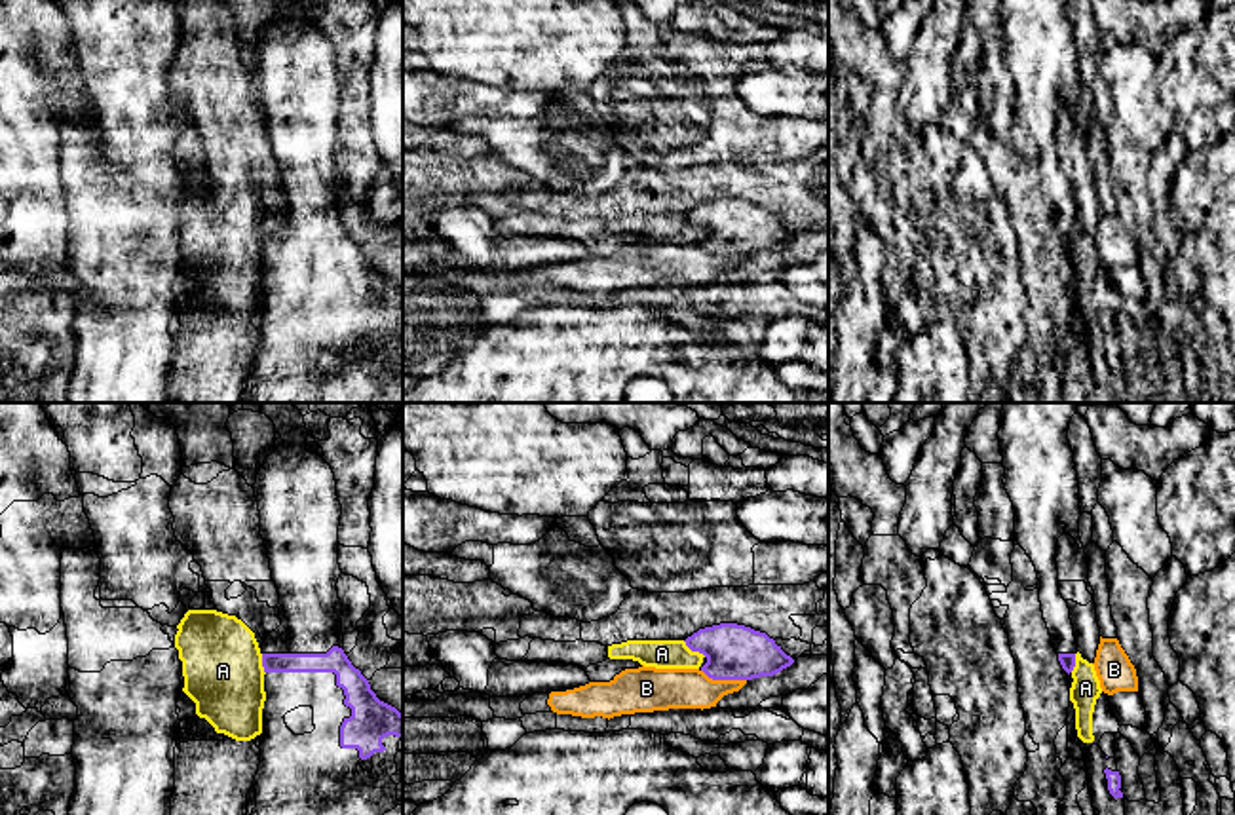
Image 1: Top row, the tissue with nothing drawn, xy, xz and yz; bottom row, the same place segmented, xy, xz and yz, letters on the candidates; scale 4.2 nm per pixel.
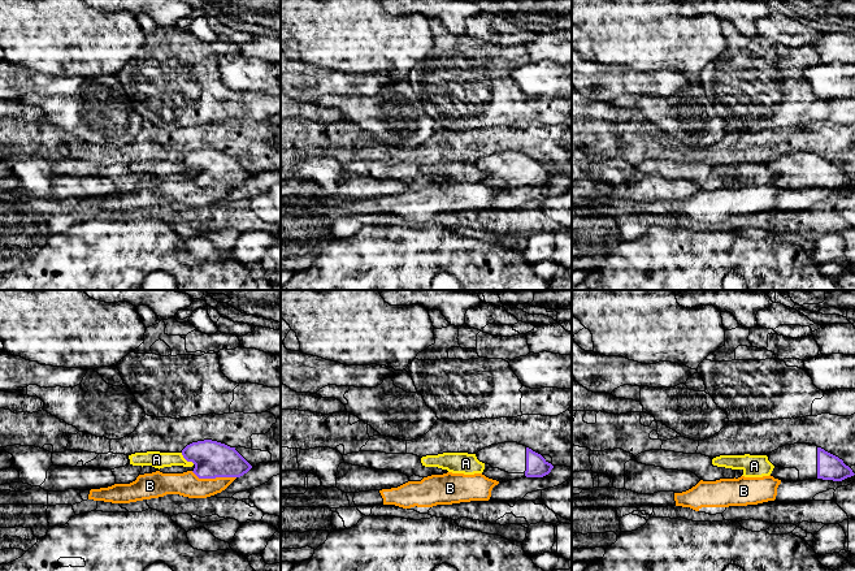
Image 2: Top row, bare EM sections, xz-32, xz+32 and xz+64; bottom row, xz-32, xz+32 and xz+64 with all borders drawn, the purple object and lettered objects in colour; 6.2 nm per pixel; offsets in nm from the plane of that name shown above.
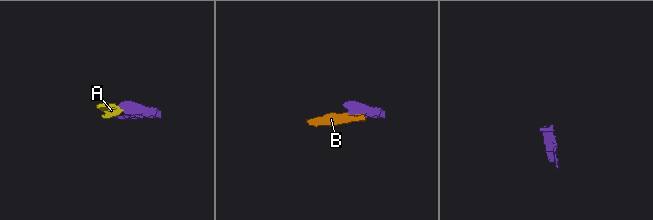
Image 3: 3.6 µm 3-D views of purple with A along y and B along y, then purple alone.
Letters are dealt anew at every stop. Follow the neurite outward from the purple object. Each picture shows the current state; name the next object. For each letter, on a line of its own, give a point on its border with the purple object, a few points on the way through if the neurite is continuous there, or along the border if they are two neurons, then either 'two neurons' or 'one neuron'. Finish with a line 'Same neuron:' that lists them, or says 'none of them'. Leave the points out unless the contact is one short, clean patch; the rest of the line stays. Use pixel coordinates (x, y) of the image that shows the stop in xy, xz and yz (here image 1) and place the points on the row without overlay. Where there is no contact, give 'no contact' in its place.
A: contact xz (694, 225); border xz (683, 215), (705, 230); two neurons
B: contact xz (724, 253); border xz (702, 244), (713, 253), (745, 255); two neurons
Same neuron: none of them

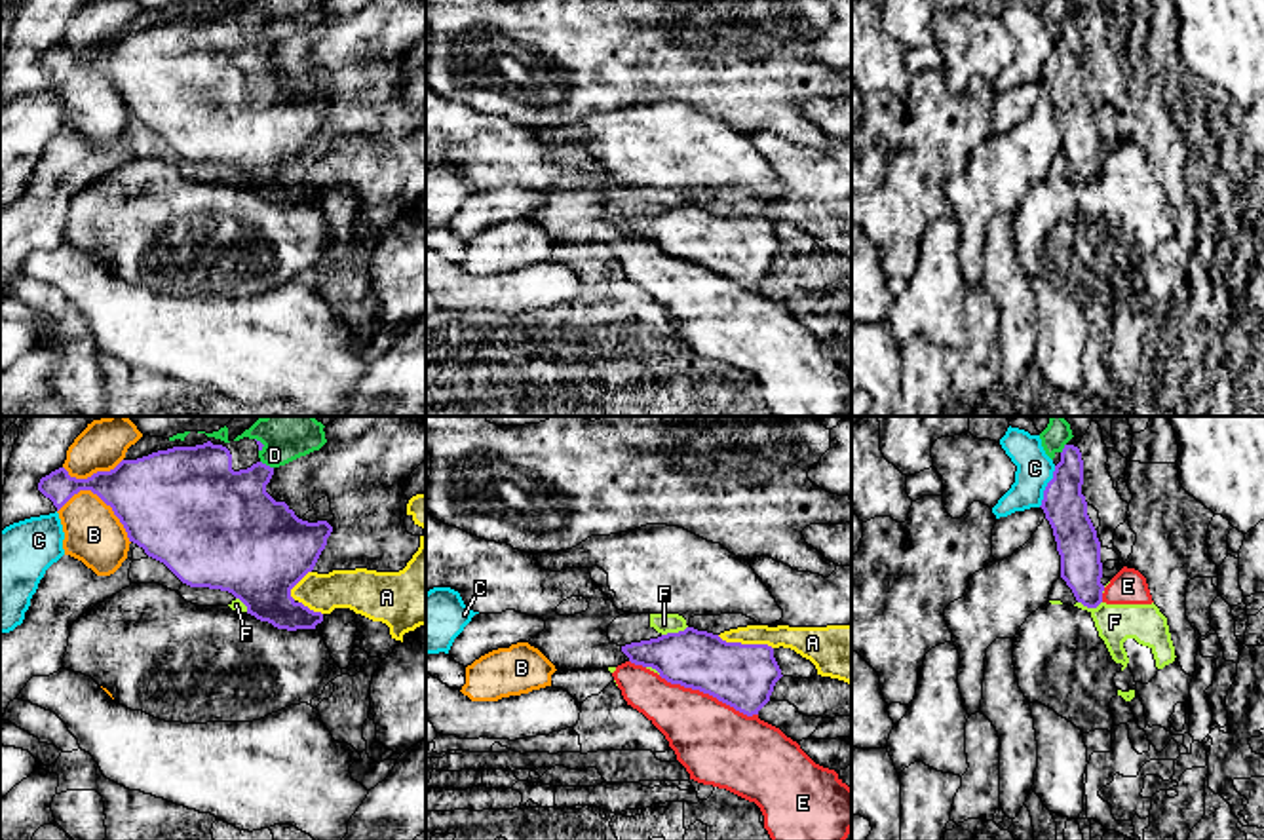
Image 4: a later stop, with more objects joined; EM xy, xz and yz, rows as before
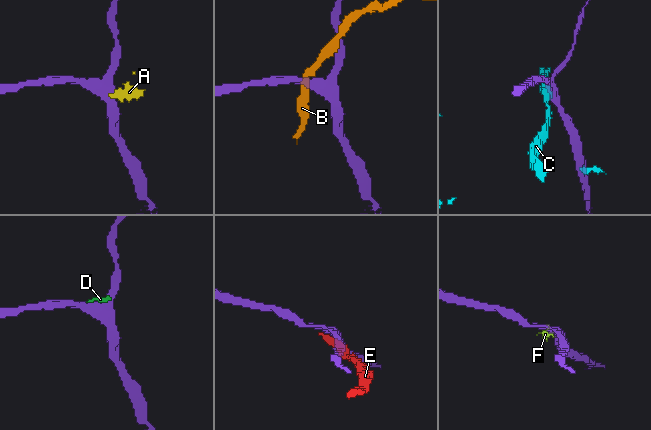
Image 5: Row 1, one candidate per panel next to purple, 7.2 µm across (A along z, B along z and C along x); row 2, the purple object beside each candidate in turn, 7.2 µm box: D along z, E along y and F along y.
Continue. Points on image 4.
A: contact xz (746, 219); border xz (717, 210), (727, 215), (766, 217), (772, 223); two neurons
B: contact xy (101, 73); border xy (57, 84), (80, 65), (92, 65), (111, 82), (130, 116); two neurons
C: contact yz (1046, 61); two neurons
D: contact xy (265, 38); two neurons
E: contact xz (708, 267); two neurons
F: contact xz (673, 208); two neurons
Same neuron: none of them

